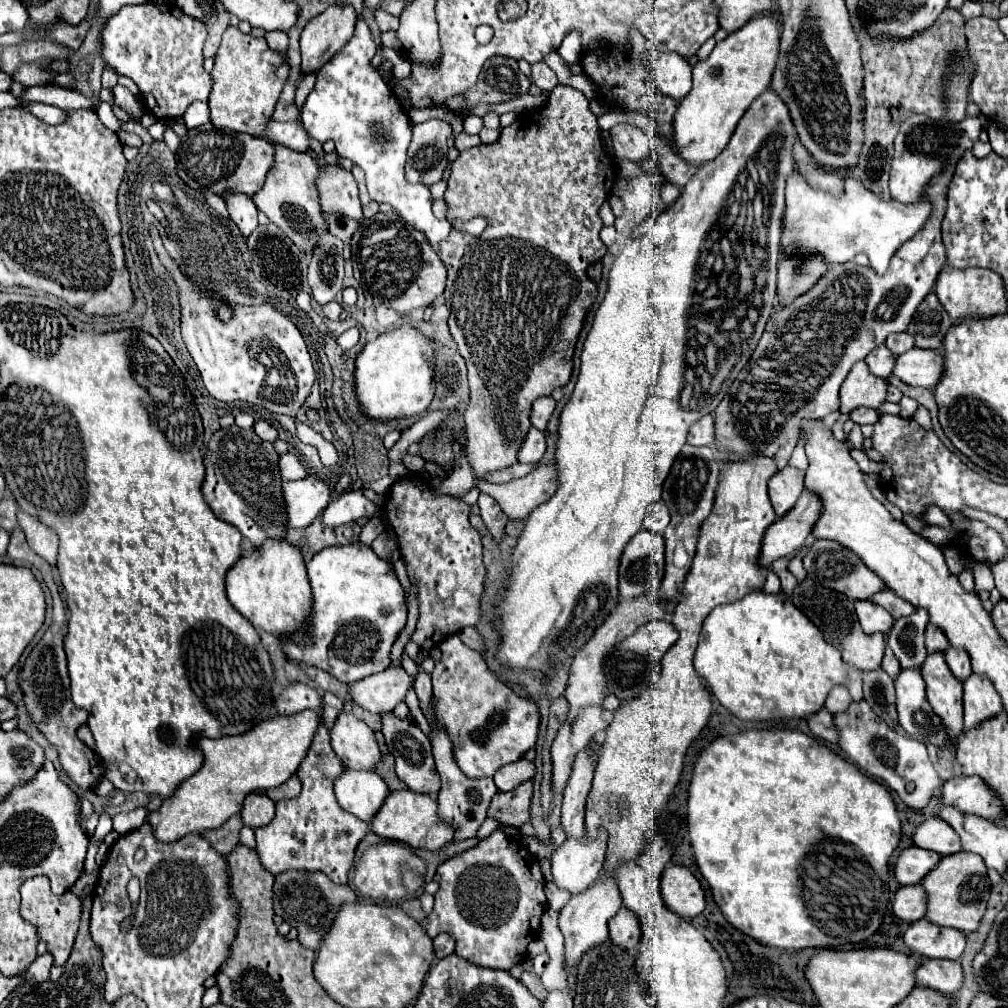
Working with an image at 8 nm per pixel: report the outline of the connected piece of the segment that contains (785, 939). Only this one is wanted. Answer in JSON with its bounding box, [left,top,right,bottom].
[688,728,900,950]

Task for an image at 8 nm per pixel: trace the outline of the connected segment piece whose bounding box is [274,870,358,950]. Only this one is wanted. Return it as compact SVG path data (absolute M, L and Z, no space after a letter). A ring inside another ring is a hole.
M290 870L284 874L276 876L274 882L274 912L282 916L292 928L298 930L298 940L304 948L316 950L320 944L322 934L328 930L332 924L332 918L336 910L344 902L356 902L354 890L350 886L340 886L330 880L330 890L328 890L328 876L320 872L304 872L304 870Z

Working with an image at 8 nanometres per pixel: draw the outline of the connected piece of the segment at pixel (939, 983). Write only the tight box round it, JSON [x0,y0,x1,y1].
[914,958,962,994]

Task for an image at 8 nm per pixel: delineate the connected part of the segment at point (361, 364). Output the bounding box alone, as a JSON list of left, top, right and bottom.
[354,324,434,422]

